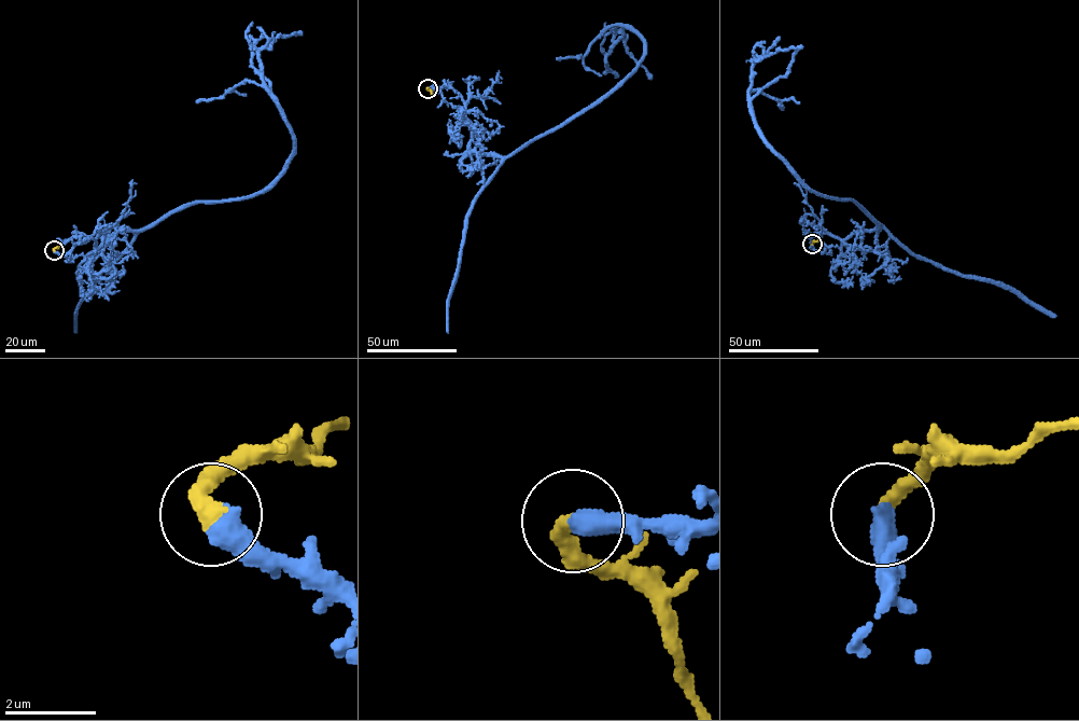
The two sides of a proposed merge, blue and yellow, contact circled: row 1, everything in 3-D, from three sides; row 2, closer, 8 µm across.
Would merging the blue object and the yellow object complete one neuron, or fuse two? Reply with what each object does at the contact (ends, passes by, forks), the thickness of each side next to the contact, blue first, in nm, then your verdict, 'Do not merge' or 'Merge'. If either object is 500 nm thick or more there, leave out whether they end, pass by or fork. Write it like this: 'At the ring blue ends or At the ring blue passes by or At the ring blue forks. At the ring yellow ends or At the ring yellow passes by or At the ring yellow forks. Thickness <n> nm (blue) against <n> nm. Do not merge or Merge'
Thickness 550 nm (blue) against 420 nm. Merge

